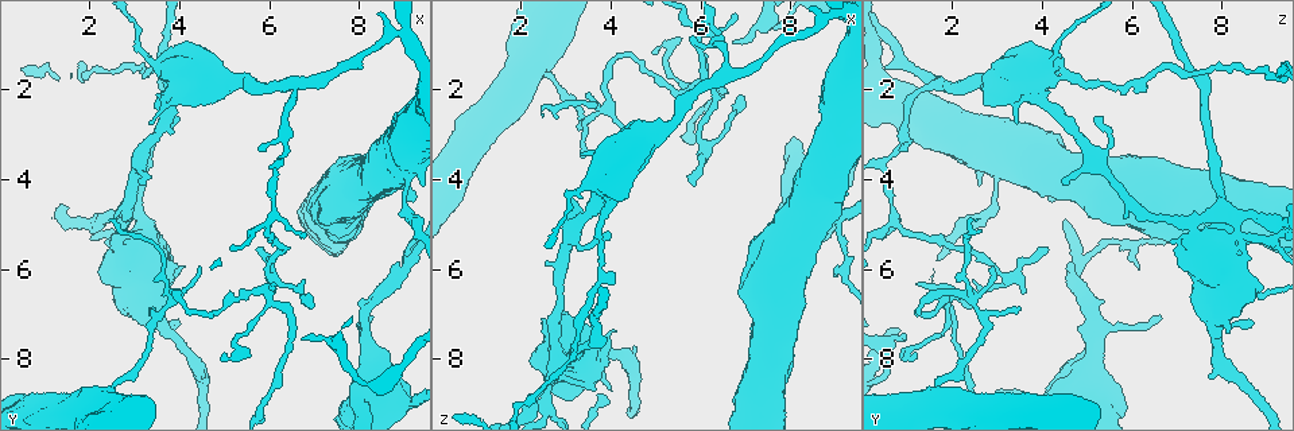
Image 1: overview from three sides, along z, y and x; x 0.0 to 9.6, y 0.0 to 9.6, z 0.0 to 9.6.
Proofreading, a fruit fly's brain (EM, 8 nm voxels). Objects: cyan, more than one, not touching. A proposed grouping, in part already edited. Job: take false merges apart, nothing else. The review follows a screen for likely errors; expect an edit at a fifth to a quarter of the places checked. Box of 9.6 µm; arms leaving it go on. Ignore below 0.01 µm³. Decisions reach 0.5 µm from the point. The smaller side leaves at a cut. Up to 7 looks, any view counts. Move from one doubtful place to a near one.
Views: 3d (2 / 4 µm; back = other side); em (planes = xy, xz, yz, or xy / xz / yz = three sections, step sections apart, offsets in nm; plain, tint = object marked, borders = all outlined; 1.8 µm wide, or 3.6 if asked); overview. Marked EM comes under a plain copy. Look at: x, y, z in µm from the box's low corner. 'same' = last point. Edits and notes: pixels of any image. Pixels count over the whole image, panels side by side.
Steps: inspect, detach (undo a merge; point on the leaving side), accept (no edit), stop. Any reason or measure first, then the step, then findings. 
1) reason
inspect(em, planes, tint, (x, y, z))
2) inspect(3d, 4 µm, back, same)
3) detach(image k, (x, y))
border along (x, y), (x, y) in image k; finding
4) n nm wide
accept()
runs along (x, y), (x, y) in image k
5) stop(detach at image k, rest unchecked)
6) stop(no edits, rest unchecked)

thick turns thin
inspect(em, planes, tint, (2.70, 5.30, 7.35))

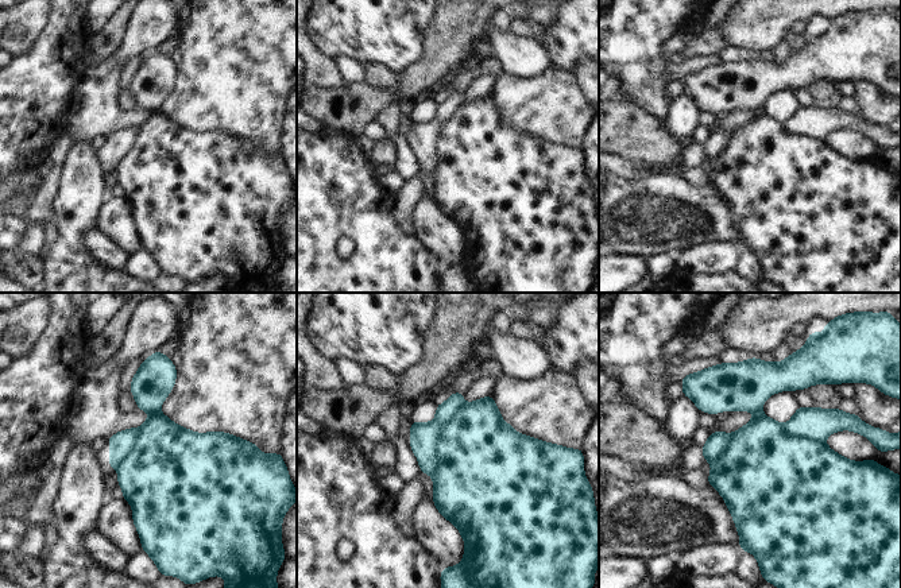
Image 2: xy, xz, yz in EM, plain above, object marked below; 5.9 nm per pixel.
550 nm wide
detach(image 2, (422, 436))
border along (464, 403), (440, 425), (432, 476) in image 2; two neurons meet here

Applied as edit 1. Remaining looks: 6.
inspect(overview)

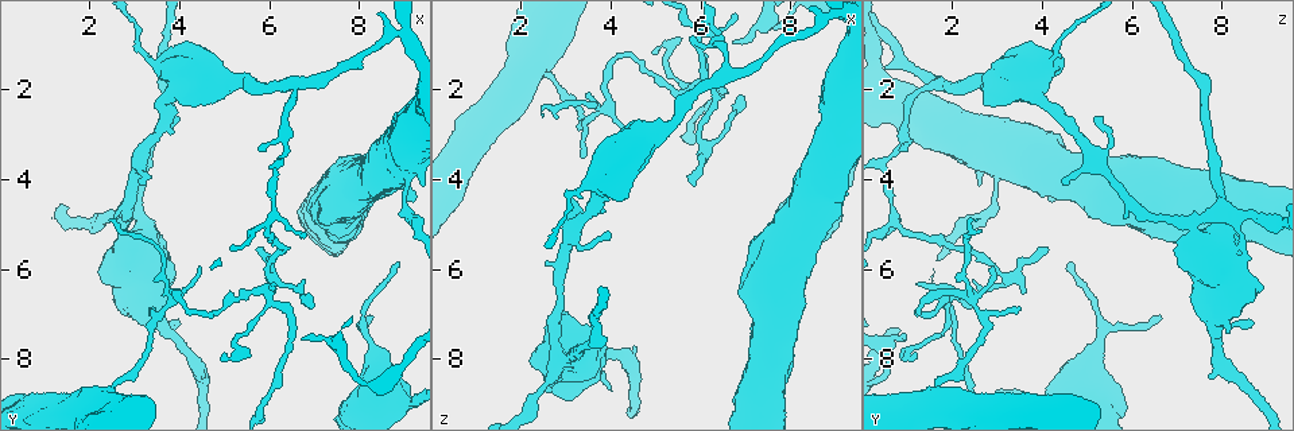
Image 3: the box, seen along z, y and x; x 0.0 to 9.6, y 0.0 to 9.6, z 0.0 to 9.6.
three arms meet
inspect(3d, 2 µm, (6.00, 6.65, 1.85))

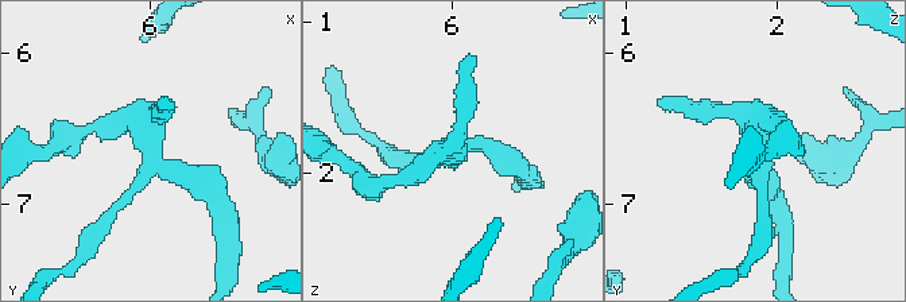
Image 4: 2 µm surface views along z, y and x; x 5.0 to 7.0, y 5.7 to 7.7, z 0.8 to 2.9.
inspect(em, planes, tint, (6.02, 6.68, 1.84))

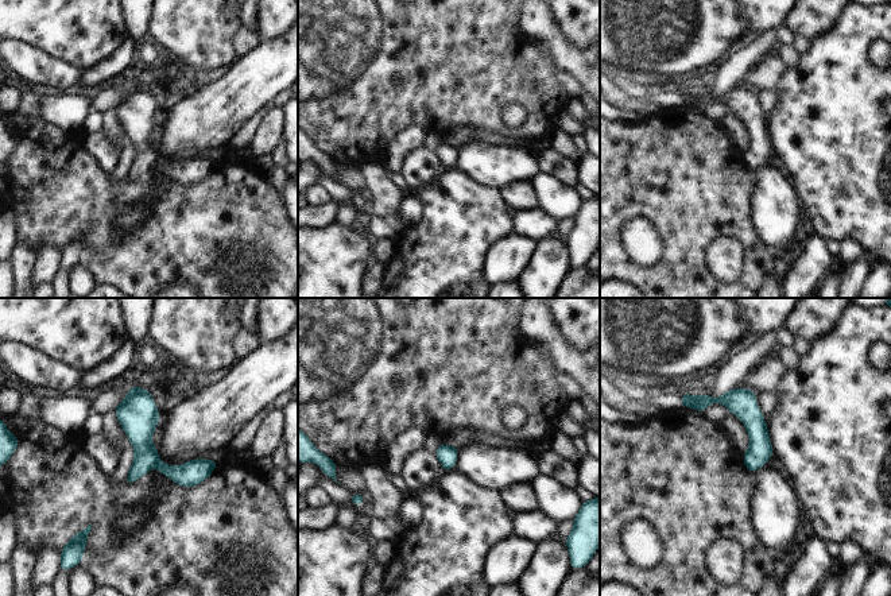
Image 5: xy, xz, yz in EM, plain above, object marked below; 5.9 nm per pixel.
detach(image 5, (192, 473))
border along (158, 457), (152, 465) in image 5; a second neuron is stuck on

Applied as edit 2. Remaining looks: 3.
inspect(overview)

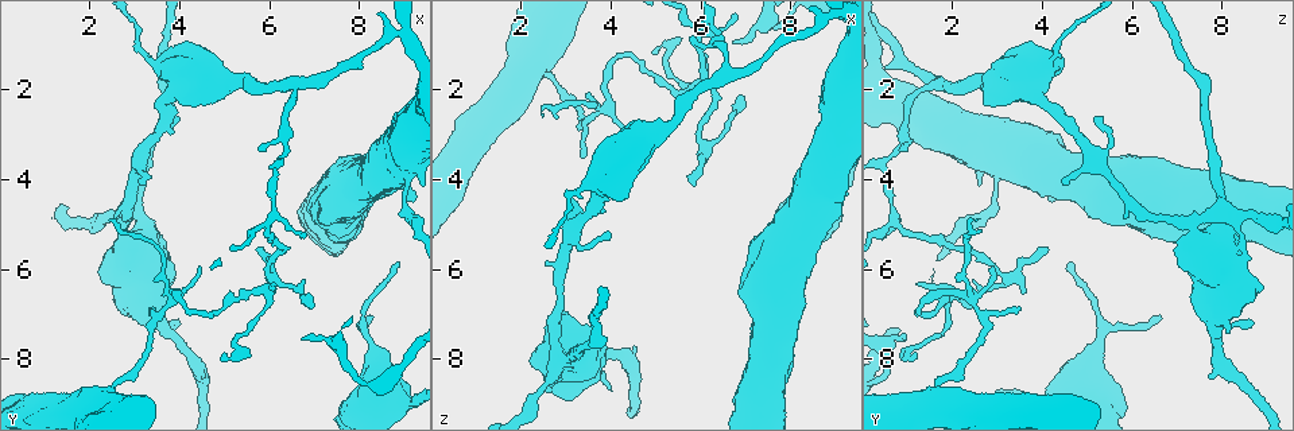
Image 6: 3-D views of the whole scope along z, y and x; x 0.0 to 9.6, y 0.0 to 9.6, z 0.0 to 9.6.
three arms meet
inspect(3d, 2 µm, (3.80, 6.65, 2.45))

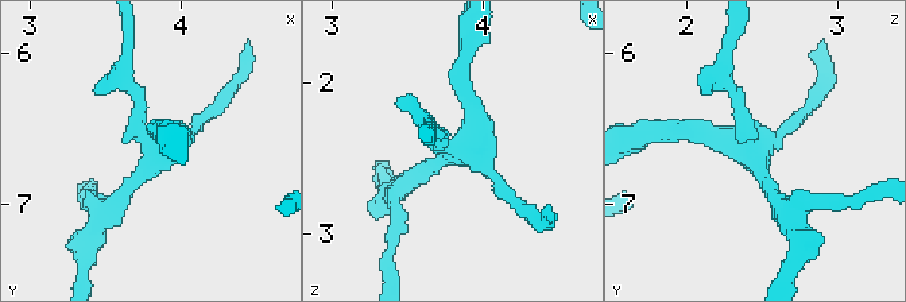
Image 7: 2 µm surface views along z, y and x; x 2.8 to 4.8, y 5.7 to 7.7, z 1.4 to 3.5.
inspect(em, planes, tint, (3.88, 6.64, 2.42))

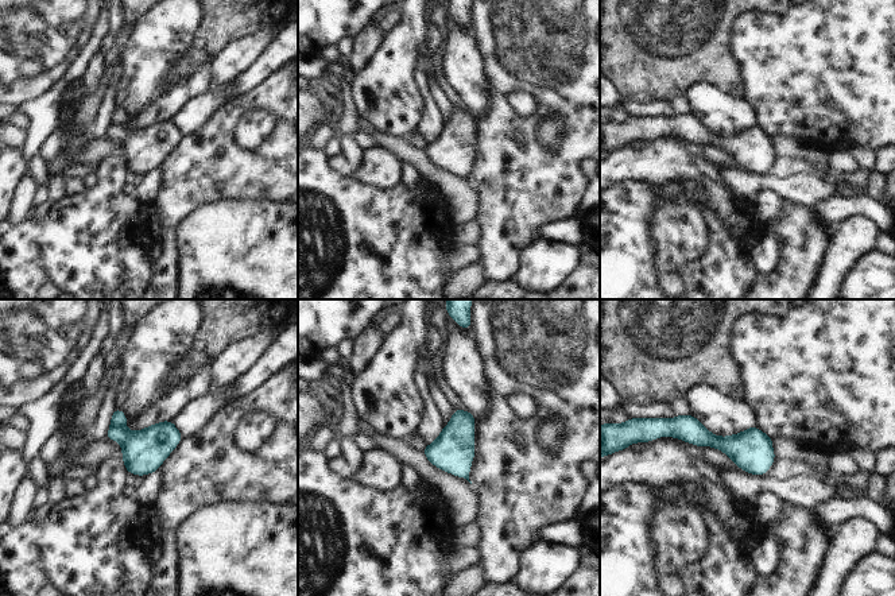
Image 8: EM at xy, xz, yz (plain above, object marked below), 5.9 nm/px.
accept()
continuous, no second neuron

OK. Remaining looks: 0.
stop(detach at image 2, detach at image 5, rest unchecked)

